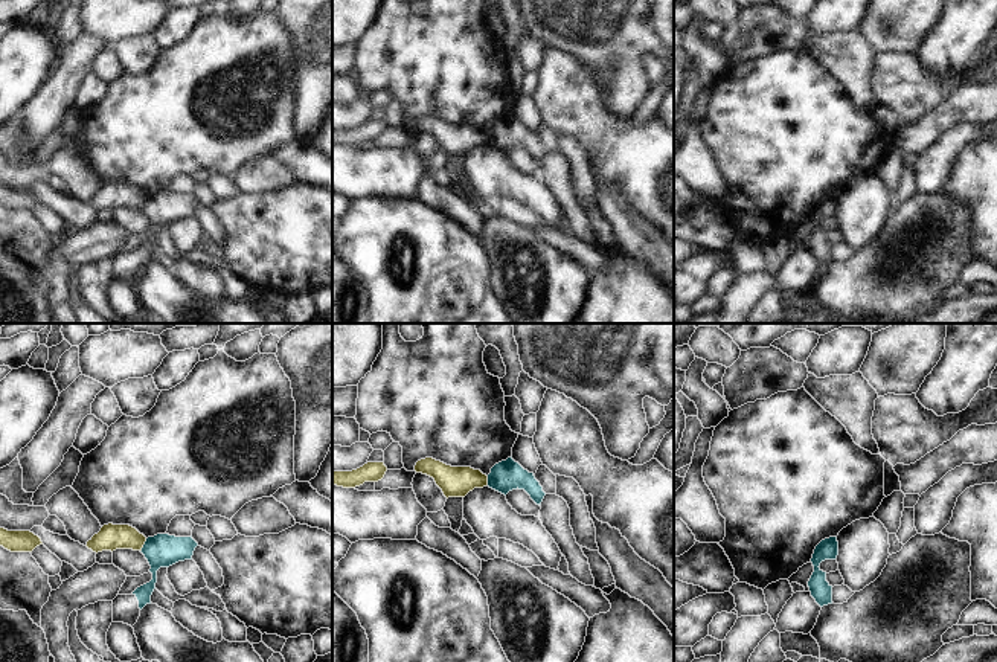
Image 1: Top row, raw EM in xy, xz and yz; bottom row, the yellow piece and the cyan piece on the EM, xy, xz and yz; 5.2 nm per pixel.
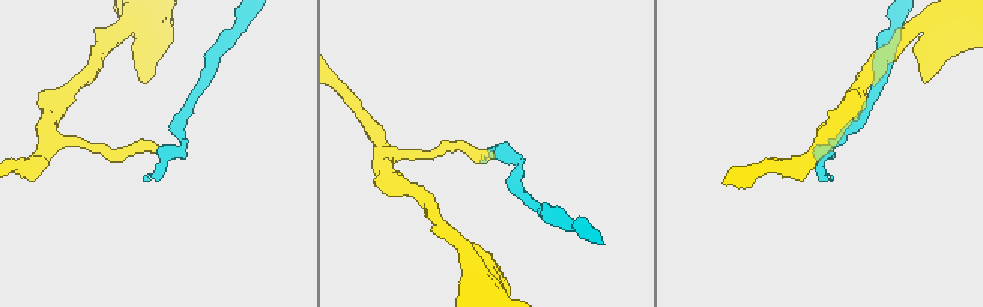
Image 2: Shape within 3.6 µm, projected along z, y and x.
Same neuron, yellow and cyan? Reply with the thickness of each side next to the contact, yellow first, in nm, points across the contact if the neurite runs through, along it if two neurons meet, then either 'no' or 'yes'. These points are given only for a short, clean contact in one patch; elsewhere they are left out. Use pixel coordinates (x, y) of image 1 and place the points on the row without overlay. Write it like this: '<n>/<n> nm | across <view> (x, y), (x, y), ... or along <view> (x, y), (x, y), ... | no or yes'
140/180 nm | along xy (147, 197), (141, 209) | no

